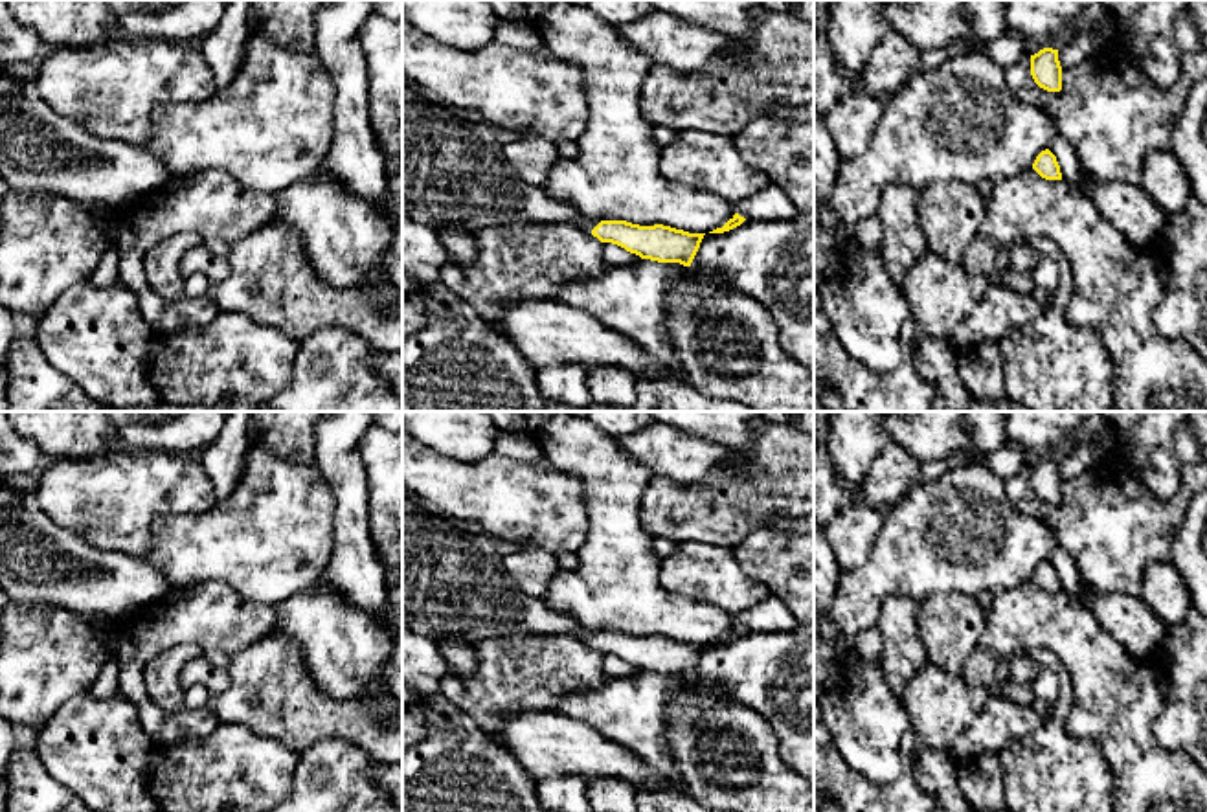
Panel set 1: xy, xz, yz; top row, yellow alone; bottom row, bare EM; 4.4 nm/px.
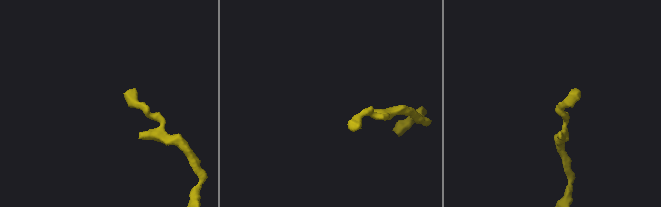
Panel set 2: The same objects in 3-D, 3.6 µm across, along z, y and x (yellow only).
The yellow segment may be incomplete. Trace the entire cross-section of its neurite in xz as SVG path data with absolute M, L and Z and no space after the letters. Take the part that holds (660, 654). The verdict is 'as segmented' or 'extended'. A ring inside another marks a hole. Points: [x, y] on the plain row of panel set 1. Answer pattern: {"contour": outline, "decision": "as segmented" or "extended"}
{"contour": "M402 496L402 621L415 632L434 639L496 639L505 634L570 634L601 654L612 654L641 671L691 678L705 645L689 645L663 636L639 637L626 632L595 634L562 612L553 610L546 597L524 593L503 564L500 544L489 535L472 535L454 527L446 518L426 513Z", "decision": "extended"}

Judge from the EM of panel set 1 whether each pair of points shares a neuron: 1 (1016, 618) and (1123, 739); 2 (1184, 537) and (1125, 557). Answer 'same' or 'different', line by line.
1: same
2: different

